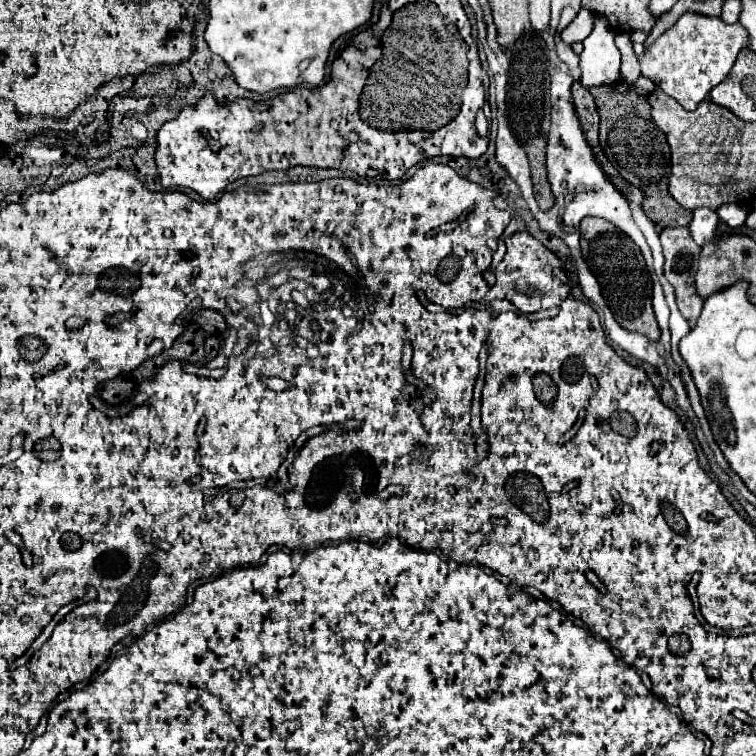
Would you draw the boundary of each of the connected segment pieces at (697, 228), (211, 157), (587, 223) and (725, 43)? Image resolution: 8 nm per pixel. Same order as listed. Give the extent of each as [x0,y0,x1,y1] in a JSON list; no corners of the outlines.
[[689,207,719,245],[155,17,489,199],[581,217,661,341],[639,13,749,111]]

